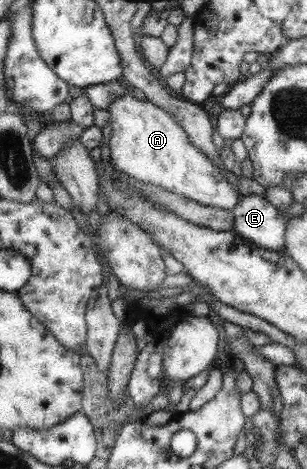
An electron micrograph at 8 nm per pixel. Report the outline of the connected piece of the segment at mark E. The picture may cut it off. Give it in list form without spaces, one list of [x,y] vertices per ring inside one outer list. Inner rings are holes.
[[[250,194],[239,198],[239,204],[231,209],[234,218],[233,232],[243,239],[249,239],[257,246],[267,250],[277,251],[283,249],[285,218],[280,210],[272,205],[264,196]]]

